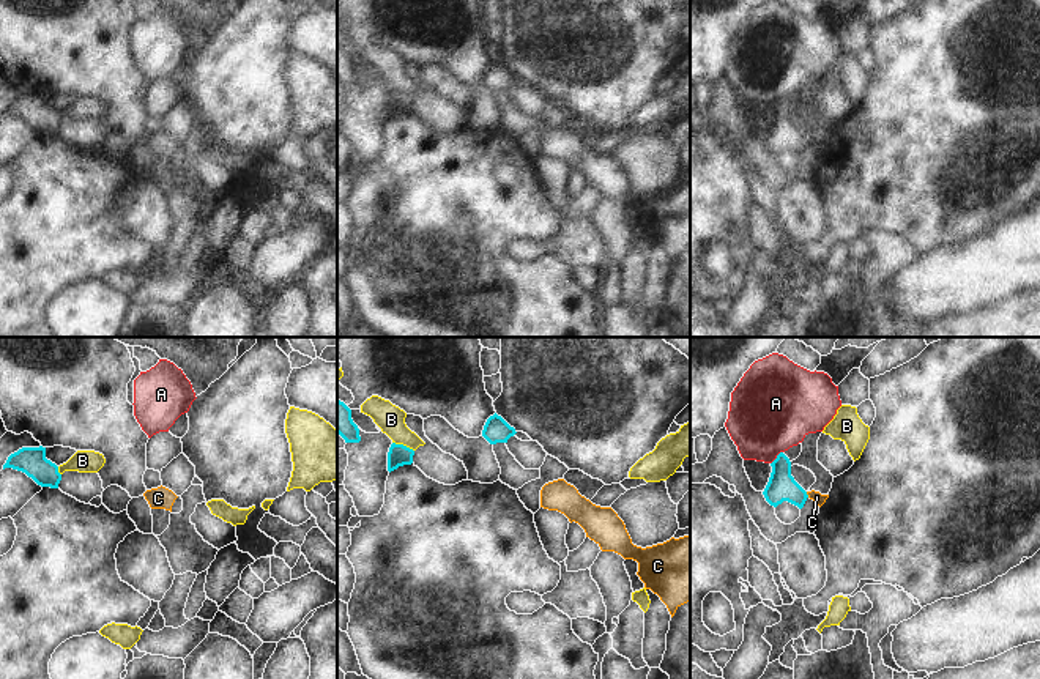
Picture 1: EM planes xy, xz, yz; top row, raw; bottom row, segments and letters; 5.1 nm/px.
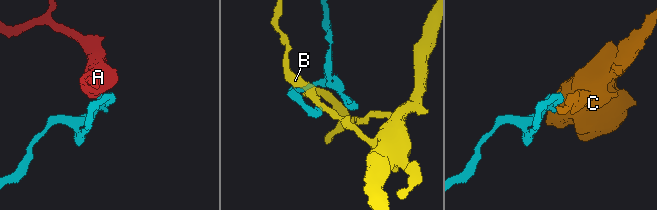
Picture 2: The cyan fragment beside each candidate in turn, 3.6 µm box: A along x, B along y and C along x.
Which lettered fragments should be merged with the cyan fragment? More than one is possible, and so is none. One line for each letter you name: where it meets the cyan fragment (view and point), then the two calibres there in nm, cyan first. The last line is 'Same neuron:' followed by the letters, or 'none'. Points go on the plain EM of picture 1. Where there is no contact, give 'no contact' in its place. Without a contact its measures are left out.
Same neuron: none

